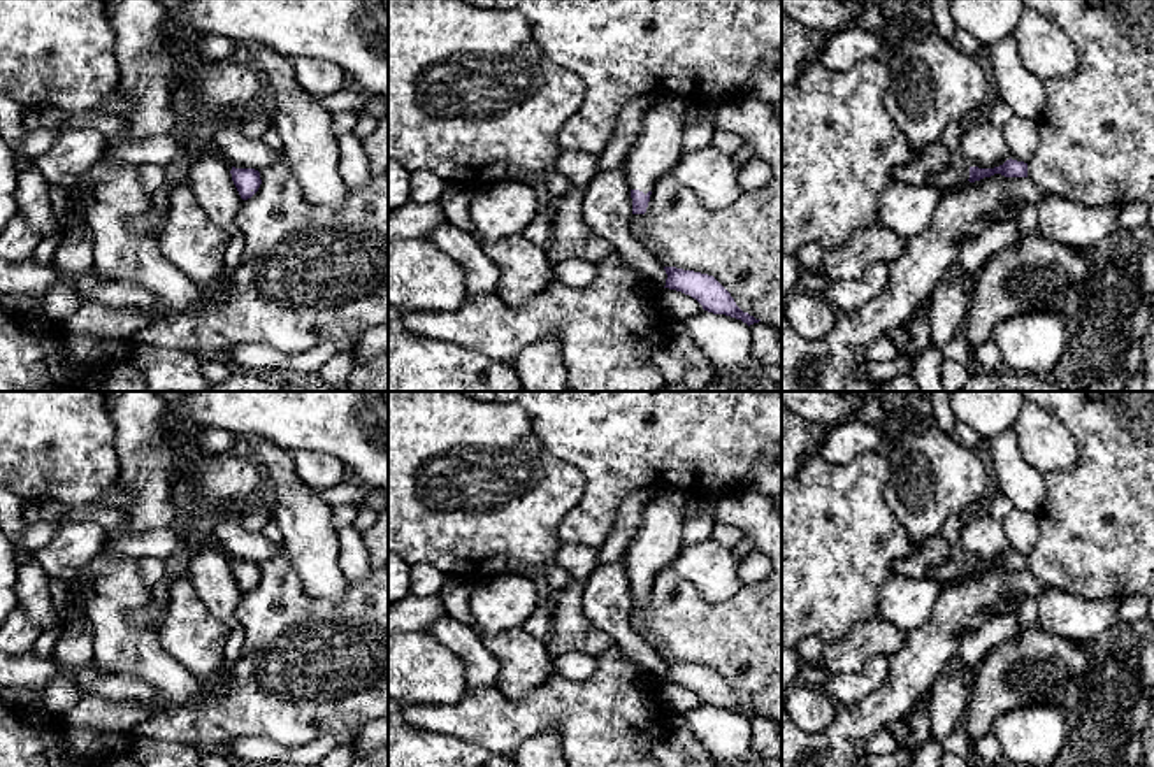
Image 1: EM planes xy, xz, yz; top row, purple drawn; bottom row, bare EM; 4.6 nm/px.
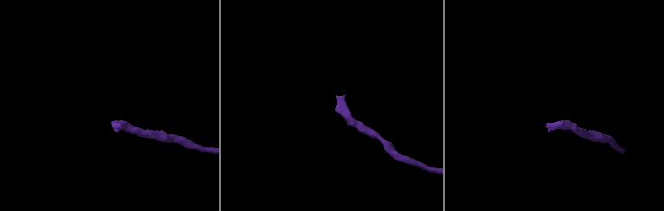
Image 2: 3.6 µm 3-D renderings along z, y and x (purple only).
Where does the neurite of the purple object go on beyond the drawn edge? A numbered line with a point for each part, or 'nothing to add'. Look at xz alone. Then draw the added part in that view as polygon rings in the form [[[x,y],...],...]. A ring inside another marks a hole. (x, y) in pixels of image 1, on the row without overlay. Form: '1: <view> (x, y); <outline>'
1: xz (657, 541); [[[657,490],[657,497],[648,502],[641,523],[632,535],[624,562],[627,565],[627,576],[631,583],[639,583],[645,588],[653,583],[655,574],[674,562],[683,549],[683,509],[692,497],[680,490]]]

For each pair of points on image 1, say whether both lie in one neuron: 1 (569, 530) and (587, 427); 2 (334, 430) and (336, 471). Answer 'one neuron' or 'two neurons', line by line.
1: one neuron
2: two neurons

